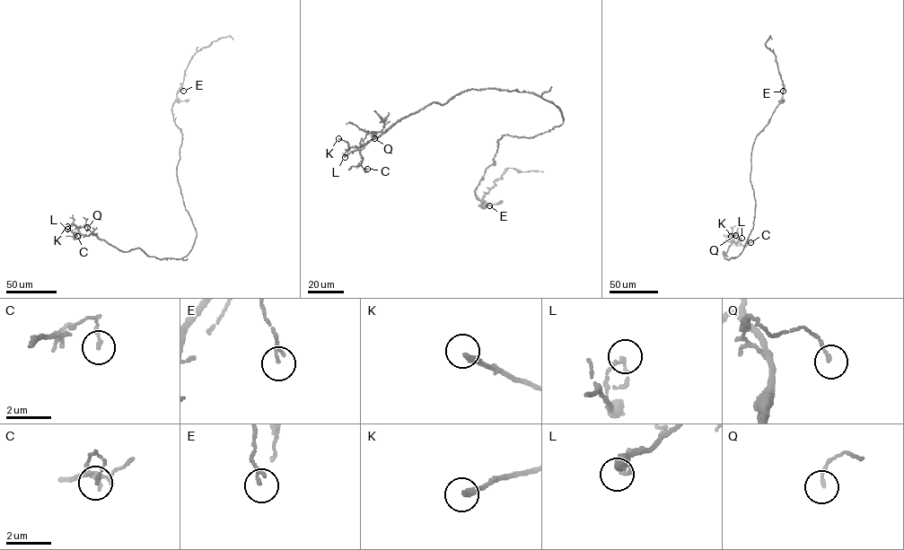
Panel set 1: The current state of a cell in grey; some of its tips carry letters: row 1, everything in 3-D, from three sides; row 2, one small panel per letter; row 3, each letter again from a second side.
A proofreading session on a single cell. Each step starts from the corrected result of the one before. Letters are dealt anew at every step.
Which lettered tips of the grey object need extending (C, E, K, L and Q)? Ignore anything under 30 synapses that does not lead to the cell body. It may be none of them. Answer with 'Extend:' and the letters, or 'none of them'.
Extend: none of them

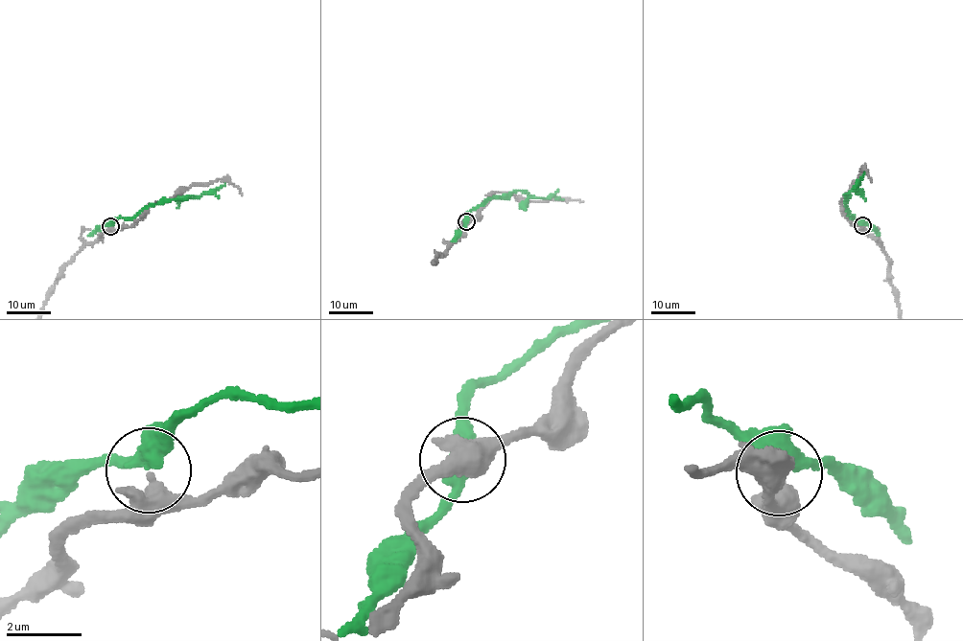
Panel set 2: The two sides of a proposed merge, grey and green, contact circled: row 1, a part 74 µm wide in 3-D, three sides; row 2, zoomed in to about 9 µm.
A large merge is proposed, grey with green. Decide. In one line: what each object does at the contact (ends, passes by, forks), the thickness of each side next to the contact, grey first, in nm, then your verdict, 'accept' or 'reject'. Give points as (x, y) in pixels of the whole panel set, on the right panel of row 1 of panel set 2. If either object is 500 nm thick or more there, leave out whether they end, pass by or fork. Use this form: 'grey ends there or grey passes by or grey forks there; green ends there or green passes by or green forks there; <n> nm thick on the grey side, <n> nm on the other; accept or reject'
grey passes by; green passes by; 320 nm thick on the grey side, 440 nm on the other; reject

